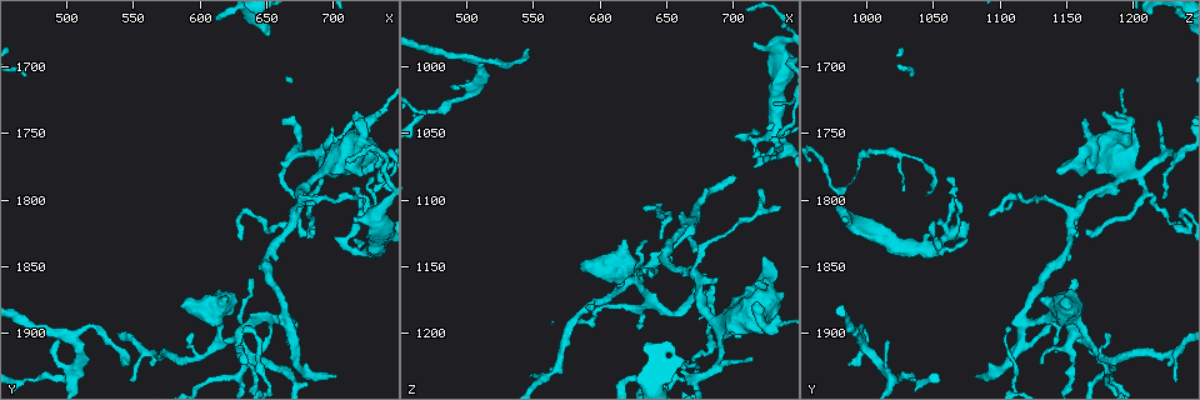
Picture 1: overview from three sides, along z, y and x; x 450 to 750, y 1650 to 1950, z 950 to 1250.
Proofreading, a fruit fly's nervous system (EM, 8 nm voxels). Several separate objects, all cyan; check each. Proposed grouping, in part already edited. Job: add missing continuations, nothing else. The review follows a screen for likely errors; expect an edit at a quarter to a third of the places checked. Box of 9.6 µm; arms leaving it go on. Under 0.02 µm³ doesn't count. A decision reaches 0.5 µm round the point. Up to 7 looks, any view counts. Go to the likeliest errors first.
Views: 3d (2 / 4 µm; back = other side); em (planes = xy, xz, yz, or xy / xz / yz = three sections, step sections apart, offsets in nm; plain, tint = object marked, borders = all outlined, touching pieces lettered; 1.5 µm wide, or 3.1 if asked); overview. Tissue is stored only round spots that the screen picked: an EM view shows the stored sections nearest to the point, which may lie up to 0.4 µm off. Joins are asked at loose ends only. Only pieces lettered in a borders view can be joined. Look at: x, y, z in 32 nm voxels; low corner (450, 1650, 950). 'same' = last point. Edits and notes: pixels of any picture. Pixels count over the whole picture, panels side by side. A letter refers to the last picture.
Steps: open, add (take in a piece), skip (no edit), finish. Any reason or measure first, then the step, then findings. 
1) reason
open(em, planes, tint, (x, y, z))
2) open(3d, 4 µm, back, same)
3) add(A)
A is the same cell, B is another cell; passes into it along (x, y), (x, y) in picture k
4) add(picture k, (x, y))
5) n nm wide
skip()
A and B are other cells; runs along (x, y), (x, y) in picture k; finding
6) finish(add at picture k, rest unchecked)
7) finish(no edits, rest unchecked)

open(3d, 4 µm, (702, 1934, 1082))

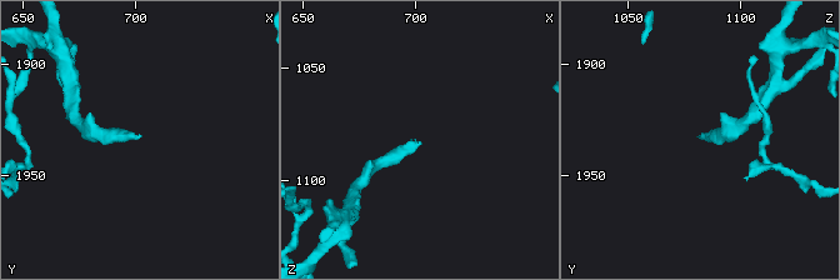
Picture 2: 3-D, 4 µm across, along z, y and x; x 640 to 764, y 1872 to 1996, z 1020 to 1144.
open(em, yz, step 4, borders, (701, 1933, 1082))

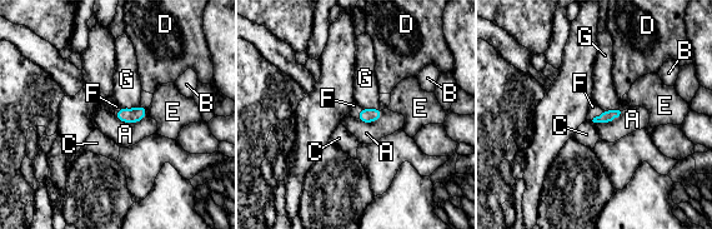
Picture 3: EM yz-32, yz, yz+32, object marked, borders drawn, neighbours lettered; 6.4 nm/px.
add(picture 3, (593, 110))
F is the same cell, A, B, C, D, E and G are other cells; passes into it along (607, 115), (597, 117), (593, 110) in picture 3; the neuron continues

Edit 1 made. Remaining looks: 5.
redraw
open(overview)

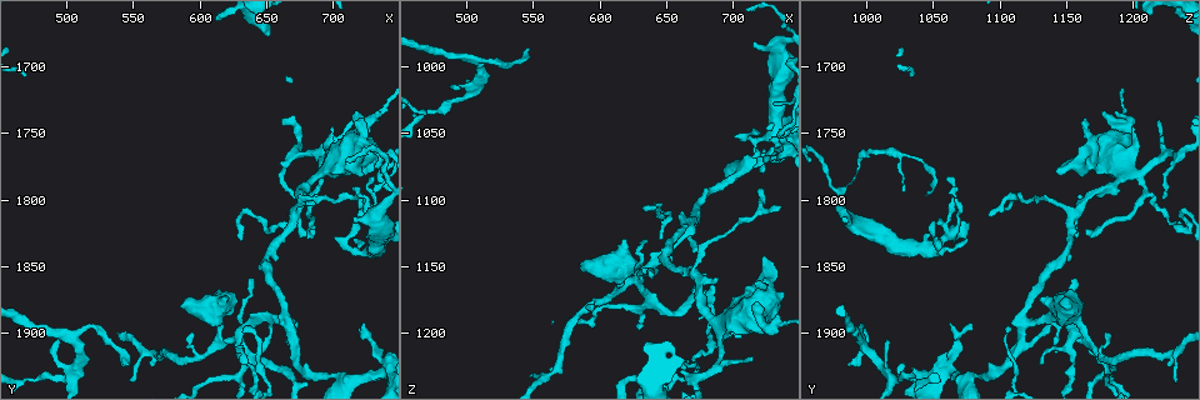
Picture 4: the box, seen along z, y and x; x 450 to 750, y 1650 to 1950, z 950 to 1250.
free end
open(3d, 2 µm, (546, 1924, 986))

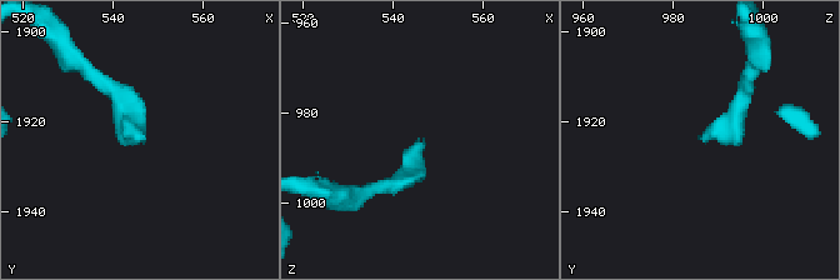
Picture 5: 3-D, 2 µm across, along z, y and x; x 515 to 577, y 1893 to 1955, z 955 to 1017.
open(em, planes, borders, (547, 1924, 986))

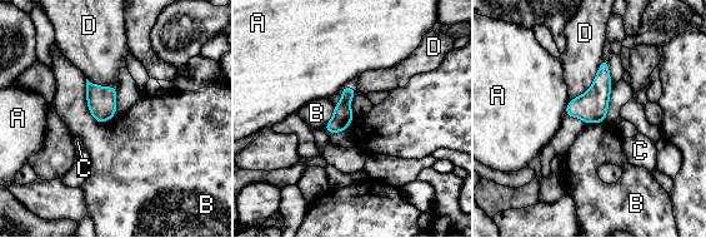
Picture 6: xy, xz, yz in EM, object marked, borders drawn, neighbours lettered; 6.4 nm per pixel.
D touches over 360 nm
skip()
A, B, C and D are other cells; none of them fits

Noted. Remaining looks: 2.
branch stops here
open(em, planes, borders, (718, 1812, 982))

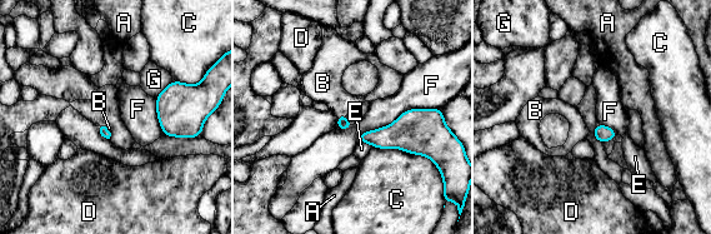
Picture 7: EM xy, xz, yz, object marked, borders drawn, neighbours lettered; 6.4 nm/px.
add(picture 7, (323, 83))
B is the same cell, A, C, D, E, F and G are other cells; passes into it along (343, 123), (341, 114), (323, 83) in picture 7; the neuron continues

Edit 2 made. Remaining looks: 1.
finish(add at picture 3, add at picture 7, rest unchecked)

